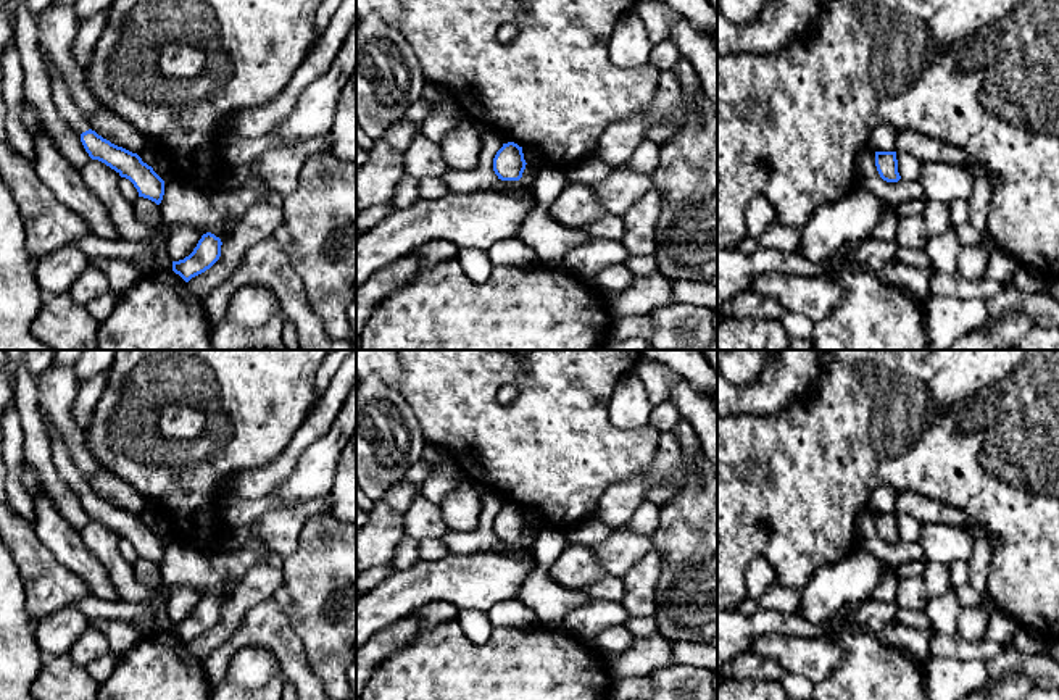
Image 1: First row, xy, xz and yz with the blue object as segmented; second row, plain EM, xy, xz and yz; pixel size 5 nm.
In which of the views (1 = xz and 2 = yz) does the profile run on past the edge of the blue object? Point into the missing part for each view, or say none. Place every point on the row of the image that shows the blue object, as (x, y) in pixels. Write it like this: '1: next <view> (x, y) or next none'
1: next none
2: next none

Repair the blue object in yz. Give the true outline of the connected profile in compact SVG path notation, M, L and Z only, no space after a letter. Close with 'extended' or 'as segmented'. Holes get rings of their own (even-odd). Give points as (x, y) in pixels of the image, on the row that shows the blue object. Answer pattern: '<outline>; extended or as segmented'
M875 152L875 166L883 181L898 182L901 179L896 152Z; as segmented

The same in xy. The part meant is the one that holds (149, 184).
M42 48L40 55L50 76L53 103L68 126L81 135L81 142L89 156L105 163L121 177L129 179L137 189L139 197L148 198L160 205L164 195L164 181L153 171L152 166L143 163L137 153L111 144L90 129L90 124L82 116L63 79L47 60Z; extended

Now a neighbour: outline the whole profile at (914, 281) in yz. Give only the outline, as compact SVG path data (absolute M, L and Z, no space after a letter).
M893 261L878 271L877 276L882 282L906 292L912 300L922 305L932 298L930 281L933 269L912 268Z

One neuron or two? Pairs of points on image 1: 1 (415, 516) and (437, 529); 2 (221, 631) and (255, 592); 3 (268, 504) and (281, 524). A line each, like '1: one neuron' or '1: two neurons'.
1: one neuron
2: one neuron
3: two neurons

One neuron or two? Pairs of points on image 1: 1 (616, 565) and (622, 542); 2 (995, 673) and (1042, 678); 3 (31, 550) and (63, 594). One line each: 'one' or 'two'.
1: one
2: one
3: one

